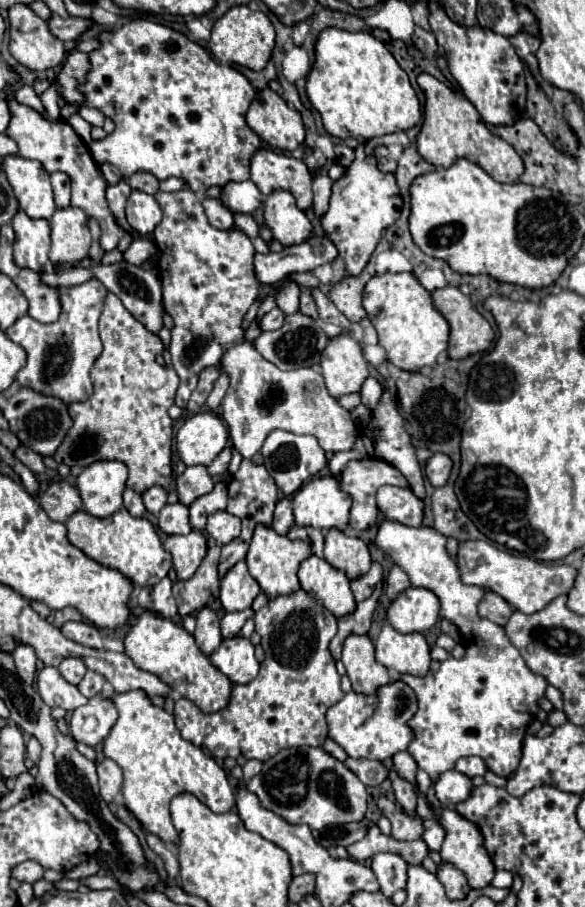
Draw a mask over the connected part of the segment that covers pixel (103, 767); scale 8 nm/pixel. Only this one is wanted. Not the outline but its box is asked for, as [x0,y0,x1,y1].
[98,760,122,802]

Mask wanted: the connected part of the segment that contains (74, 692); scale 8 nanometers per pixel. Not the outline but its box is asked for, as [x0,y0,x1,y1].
[36,666,88,712]

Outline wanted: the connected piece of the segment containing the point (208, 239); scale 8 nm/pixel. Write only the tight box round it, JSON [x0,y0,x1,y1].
[154,188,258,408]

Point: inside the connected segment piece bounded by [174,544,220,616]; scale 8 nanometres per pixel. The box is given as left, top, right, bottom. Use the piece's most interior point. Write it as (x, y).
(201, 590)

